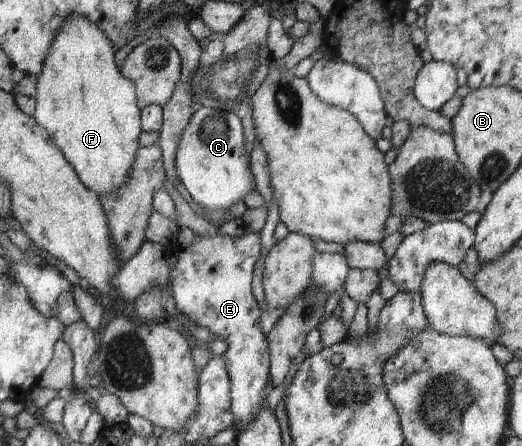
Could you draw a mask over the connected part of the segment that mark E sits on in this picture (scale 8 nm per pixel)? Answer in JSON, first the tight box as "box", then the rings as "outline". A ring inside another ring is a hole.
{"box":[169,231,269,429],"outline":[[[250,231],[241,236],[222,235],[218,232],[214,236],[197,235],[189,247],[180,248],[174,269],[169,273],[172,283],[172,295],[175,298],[178,312],[187,316],[194,324],[206,327],[212,335],[224,340],[228,347],[221,355],[226,362],[230,378],[231,410],[235,415],[234,429],[247,426],[255,413],[266,404],[263,395],[269,377],[269,345],[267,337],[260,328],[261,309],[252,294],[252,277],[254,264],[261,254],[260,233]]]}

